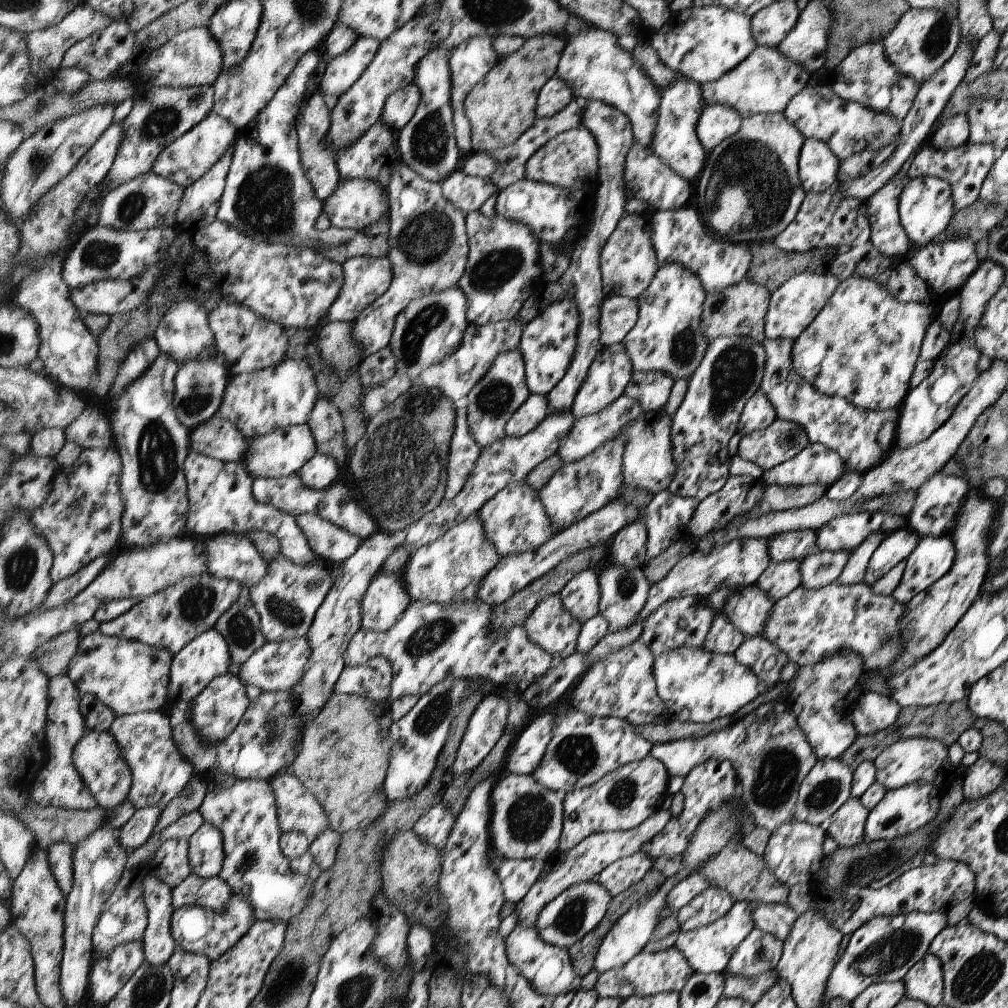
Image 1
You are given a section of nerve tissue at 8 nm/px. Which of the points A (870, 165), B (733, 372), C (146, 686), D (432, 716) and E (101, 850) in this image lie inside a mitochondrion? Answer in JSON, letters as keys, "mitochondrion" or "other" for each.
{"A":"other","B":"mitochondrion","C":"other","D":"mitochondrion","E":"other"}

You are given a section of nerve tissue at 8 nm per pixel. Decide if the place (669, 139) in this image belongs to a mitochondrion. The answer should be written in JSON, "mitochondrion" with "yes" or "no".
{"mitochondrion":"yes"}

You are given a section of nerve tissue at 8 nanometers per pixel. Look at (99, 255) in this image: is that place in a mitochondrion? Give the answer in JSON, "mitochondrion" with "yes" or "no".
{"mitochondrion":"yes"}

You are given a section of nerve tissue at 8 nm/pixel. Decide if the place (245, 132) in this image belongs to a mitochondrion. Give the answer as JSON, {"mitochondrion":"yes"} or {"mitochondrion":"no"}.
{"mitochondrion":"no"}

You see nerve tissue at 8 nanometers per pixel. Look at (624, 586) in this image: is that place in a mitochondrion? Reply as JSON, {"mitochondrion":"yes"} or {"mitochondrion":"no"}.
{"mitochondrion":"yes"}

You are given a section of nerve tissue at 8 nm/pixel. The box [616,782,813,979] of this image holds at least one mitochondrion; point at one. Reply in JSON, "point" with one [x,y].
{"point":[760,954]}

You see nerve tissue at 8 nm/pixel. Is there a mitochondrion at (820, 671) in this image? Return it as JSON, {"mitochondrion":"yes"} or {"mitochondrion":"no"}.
{"mitochondrion":"no"}

